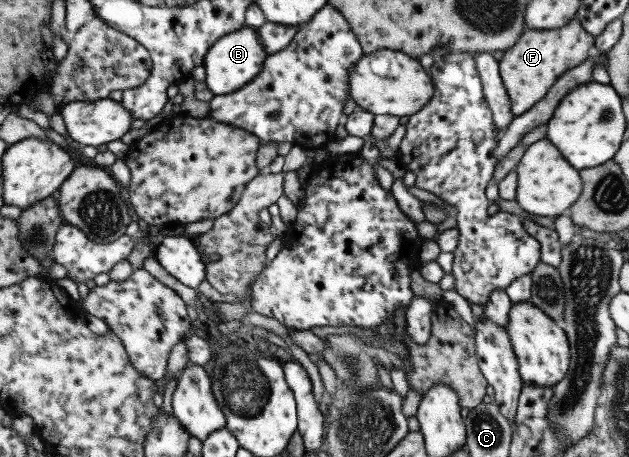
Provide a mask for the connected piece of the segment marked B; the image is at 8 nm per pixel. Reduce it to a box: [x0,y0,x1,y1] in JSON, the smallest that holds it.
[202,26,266,95]

